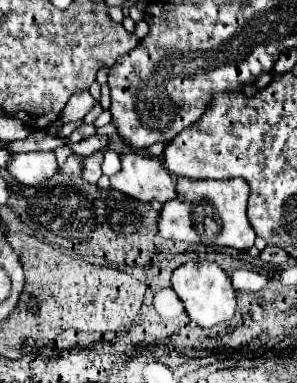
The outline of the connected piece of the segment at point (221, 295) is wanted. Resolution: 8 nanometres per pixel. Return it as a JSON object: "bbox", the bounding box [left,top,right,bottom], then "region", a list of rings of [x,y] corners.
{"bbox":[172,261,236,327],"region":[[[190,261],[180,265],[172,273],[172,289],[178,295],[178,299],[184,303],[188,317],[196,321],[200,327],[212,327],[234,317],[234,311],[236,311],[234,287],[230,283],[230,277],[216,263]]]}

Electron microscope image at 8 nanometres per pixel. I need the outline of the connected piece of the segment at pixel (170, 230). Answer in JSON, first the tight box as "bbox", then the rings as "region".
{"bbox":[158,177,256,249],"region":[[[176,177],[176,197],[164,203],[158,219],[158,231],[164,239],[224,245],[234,249],[250,249],[256,233],[246,219],[250,187],[244,179],[190,179]]]}

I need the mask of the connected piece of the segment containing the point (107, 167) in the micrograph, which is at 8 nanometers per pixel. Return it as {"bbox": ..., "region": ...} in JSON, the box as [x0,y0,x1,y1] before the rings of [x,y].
{"bbox":[102,151,120,175],"region":[[[106,151],[104,153],[104,161],[102,161],[102,171],[104,175],[112,175],[112,173],[118,173],[120,171],[120,157],[116,151]]]}

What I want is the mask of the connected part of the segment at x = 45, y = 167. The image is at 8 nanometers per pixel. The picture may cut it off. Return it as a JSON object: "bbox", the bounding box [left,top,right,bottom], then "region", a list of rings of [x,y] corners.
{"bbox":[8,151,58,185],"region":[[[54,151],[12,155],[12,161],[8,165],[8,173],[24,185],[38,185],[58,173],[56,155],[54,155]]]}

